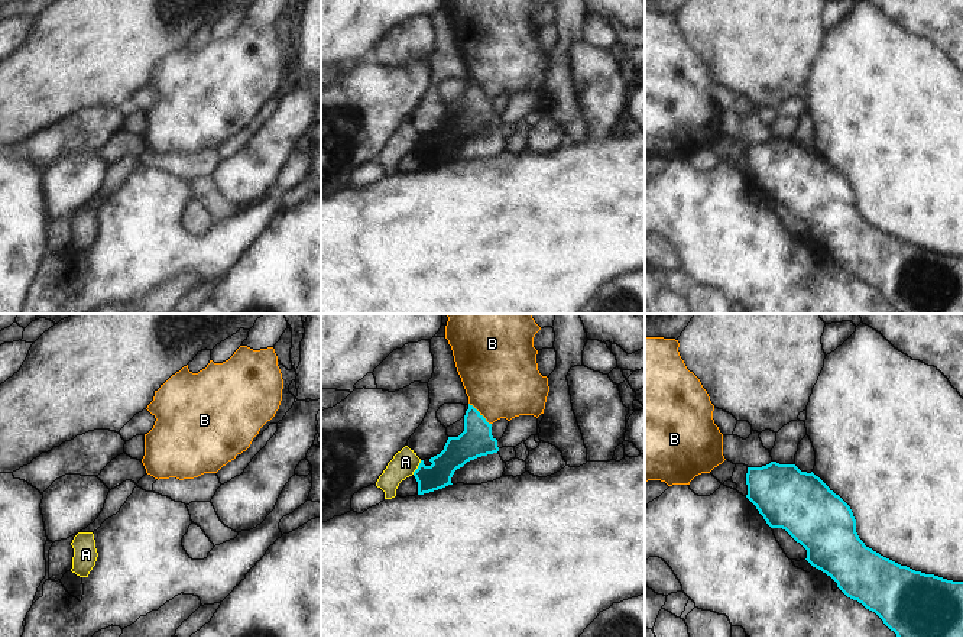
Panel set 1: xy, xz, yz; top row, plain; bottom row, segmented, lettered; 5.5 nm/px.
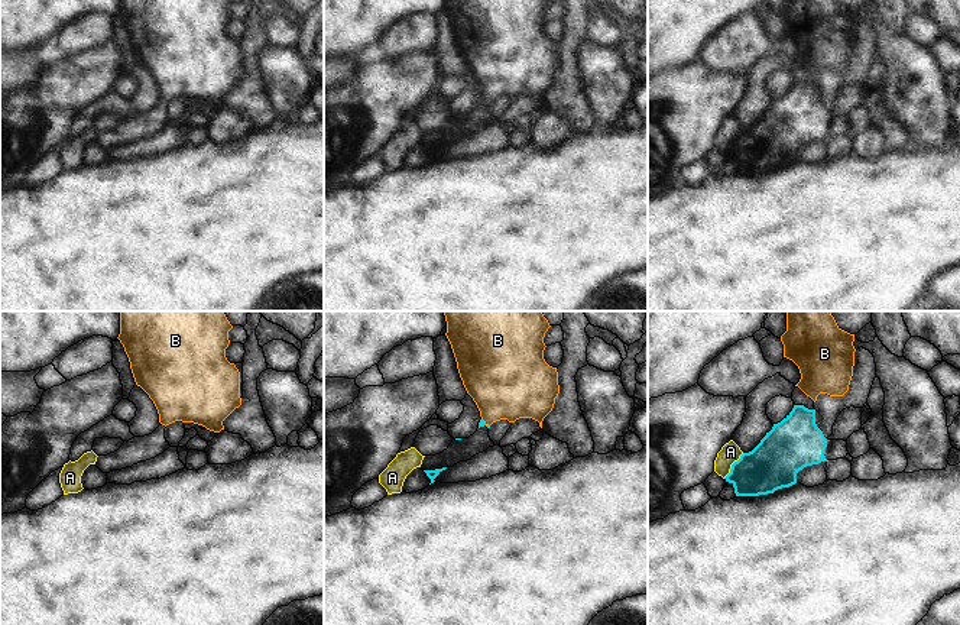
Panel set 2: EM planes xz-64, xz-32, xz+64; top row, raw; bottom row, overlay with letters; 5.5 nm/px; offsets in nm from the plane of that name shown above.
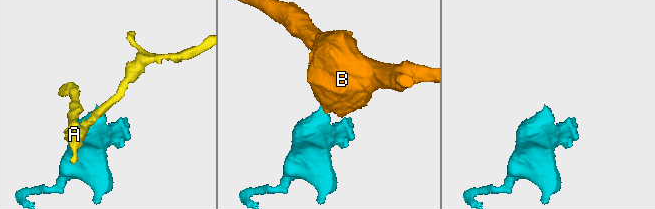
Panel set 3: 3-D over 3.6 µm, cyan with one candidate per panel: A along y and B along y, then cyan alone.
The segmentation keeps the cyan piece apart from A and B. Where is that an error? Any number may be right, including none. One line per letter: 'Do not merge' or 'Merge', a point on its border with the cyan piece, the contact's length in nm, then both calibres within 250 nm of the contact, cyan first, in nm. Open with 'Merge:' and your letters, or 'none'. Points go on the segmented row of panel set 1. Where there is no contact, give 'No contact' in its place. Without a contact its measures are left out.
Merge: none
A: Do not merge. Touches cyan at xz (418, 468). Shared border 90 nm. Thickness 160 nm (cyan) against 140 nm
B: Do not merge. Touches cyan at xz (479, 414). Shared border 180 nm. Thickness 180 nm (cyan) against 420 nm.

